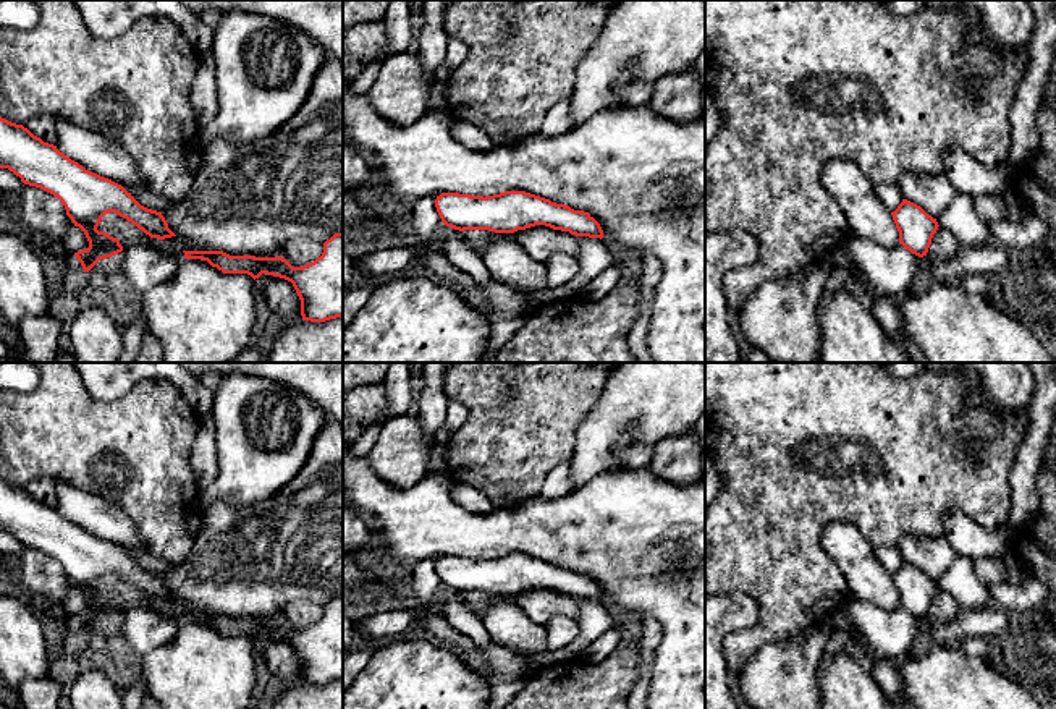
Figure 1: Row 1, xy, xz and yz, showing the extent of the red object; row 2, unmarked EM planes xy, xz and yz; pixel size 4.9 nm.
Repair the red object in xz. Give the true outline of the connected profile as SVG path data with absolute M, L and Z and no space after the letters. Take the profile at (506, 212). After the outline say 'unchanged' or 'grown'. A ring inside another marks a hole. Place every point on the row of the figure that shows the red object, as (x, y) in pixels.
M505 191L485 197L441 193L435 199L435 207L441 222L459 231L514 233L545 225L576 236L603 238L600 223L589 212L526 191Z | unchanged

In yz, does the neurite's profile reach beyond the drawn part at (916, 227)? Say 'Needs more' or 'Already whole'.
Already whole

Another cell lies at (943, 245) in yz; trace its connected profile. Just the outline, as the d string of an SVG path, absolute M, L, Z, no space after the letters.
M938 227L931 238L927 257L933 261L951 261L959 257L959 248L956 236L944 227Z

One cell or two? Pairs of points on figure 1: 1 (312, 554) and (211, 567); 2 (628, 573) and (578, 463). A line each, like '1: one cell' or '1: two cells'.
1: one cell
2: two cells

